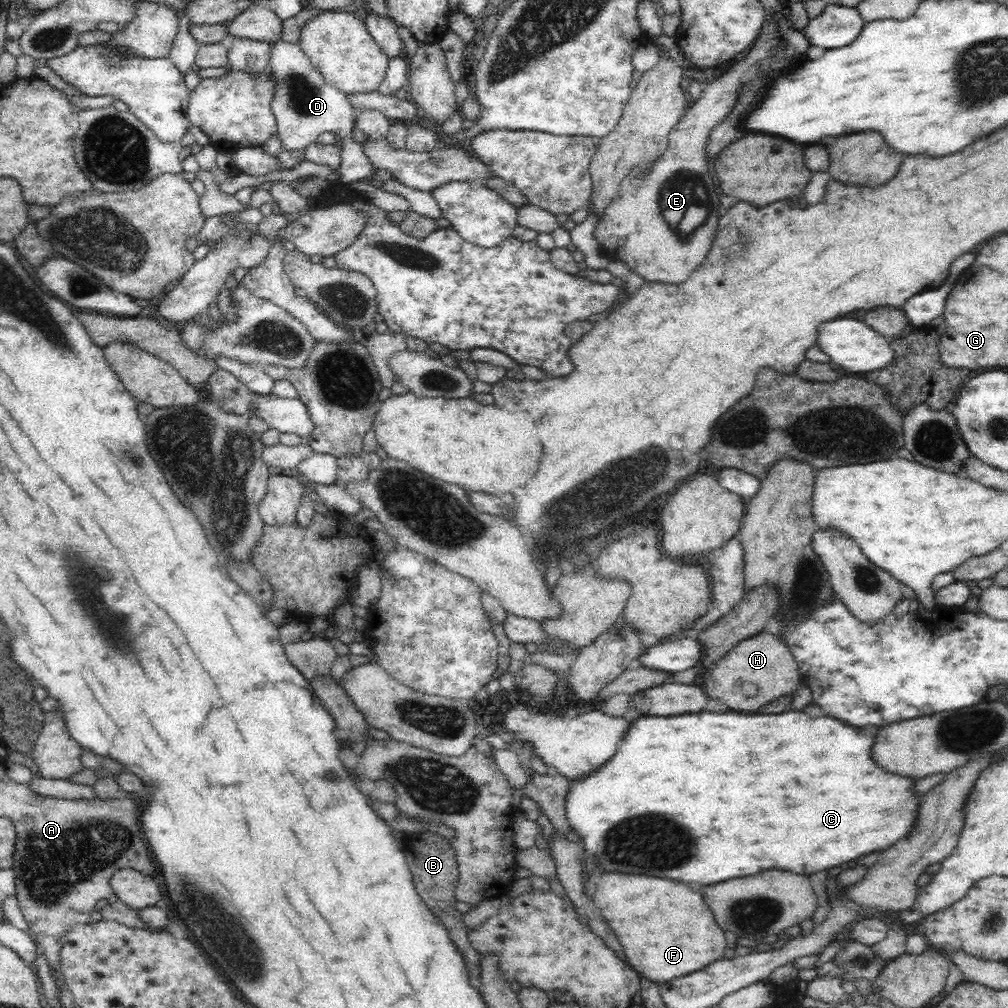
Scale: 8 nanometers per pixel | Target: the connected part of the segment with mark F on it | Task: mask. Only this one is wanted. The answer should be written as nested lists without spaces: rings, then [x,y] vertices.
[[[604,874],[596,884],[594,906],[612,922],[614,930],[624,934],[620,944],[630,956],[629,964],[648,980],[665,983],[692,974],[722,957],[727,947],[724,932],[716,926],[712,912],[702,906],[702,896],[688,890],[686,884],[626,874]]]

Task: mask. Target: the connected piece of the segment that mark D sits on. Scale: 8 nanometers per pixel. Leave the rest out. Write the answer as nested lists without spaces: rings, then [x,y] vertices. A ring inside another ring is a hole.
[[[281,39],[272,43],[269,60],[272,85],[275,91],[272,96],[271,110],[275,118],[275,130],[280,139],[282,150],[286,152],[302,152],[306,146],[318,140],[322,133],[338,132],[343,143],[340,153],[341,166],[339,168],[340,183],[358,182],[371,172],[377,171],[371,167],[362,152],[362,144],[351,140],[351,133],[356,130],[352,120],[355,119],[346,93],[330,86],[325,82],[322,74],[312,65],[312,61],[300,48],[298,43],[285,42]]]

